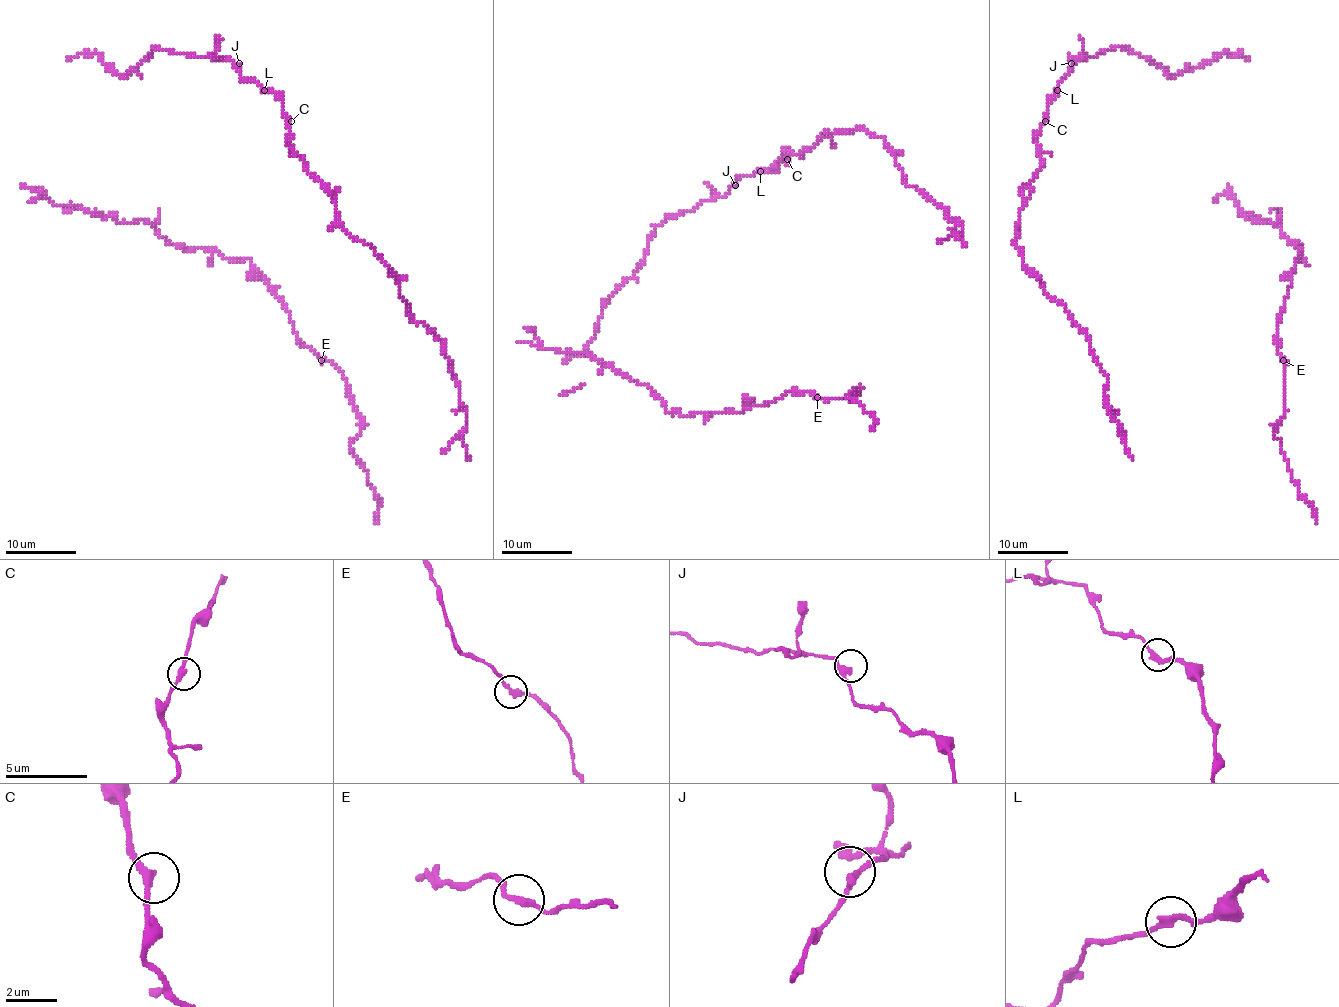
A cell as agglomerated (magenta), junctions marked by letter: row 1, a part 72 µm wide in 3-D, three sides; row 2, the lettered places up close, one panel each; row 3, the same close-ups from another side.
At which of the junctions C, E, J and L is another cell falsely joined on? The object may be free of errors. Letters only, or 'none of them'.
none of them

